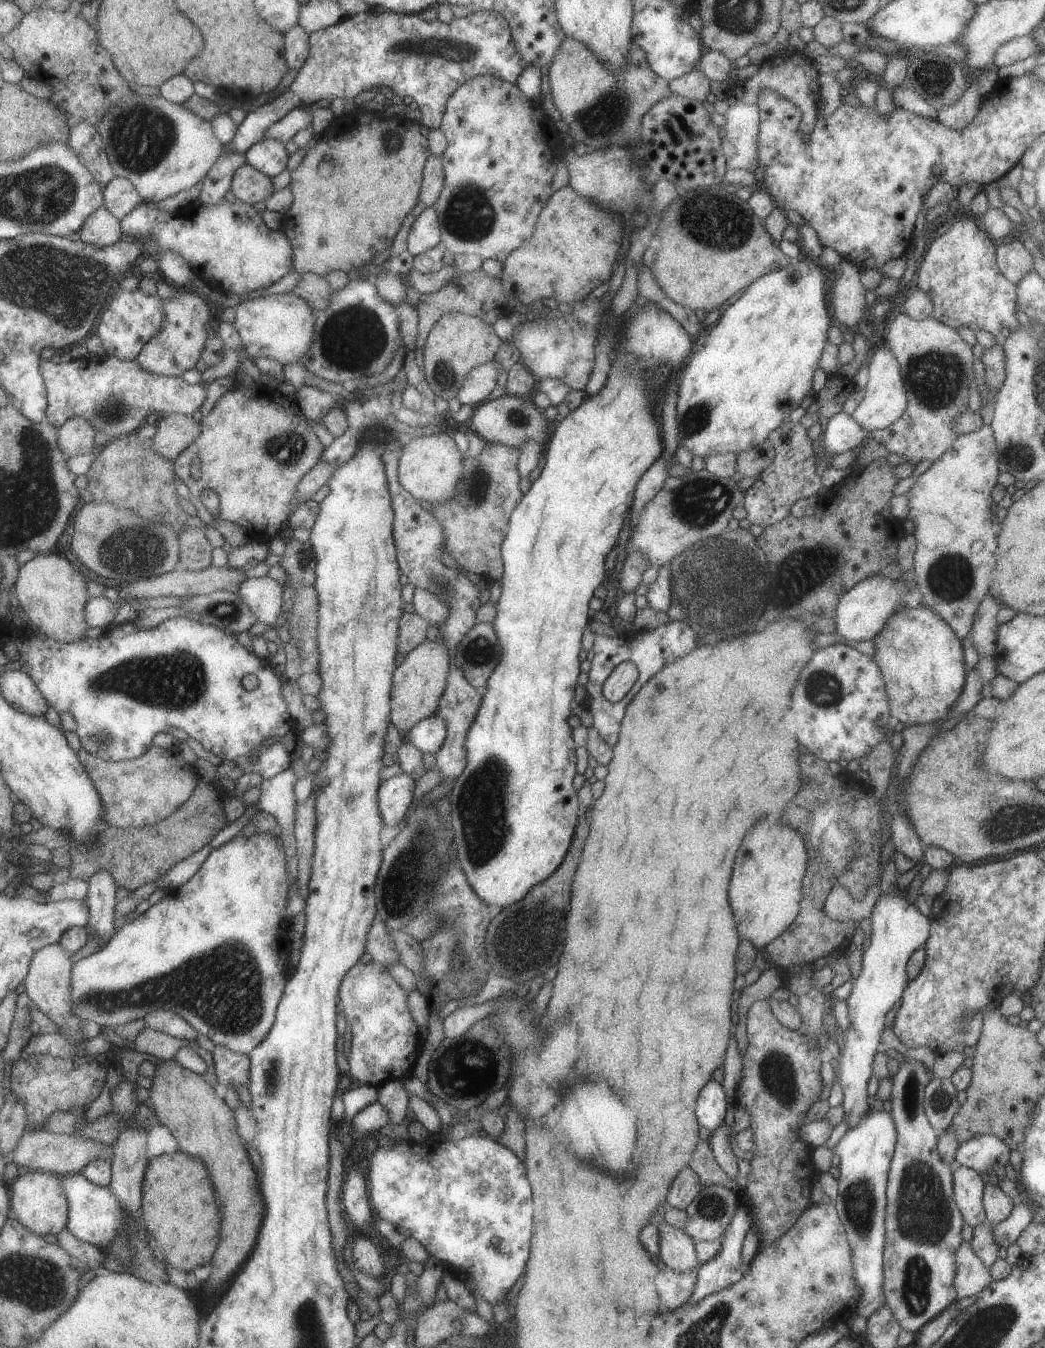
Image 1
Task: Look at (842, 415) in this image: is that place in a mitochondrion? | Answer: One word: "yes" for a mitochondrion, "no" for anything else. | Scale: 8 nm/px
no

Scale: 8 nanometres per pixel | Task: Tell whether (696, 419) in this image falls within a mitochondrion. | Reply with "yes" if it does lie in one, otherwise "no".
yes

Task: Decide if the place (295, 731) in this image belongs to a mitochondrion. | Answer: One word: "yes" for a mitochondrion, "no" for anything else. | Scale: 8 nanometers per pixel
no

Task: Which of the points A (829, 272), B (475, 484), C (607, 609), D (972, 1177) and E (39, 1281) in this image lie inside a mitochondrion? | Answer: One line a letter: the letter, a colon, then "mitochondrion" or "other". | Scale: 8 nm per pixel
A: other
B: mitochondrion
C: other
D: other
E: mitochondrion

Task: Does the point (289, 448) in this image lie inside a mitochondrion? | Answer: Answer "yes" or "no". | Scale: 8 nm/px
yes

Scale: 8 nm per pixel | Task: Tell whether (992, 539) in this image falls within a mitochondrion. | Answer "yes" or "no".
no

